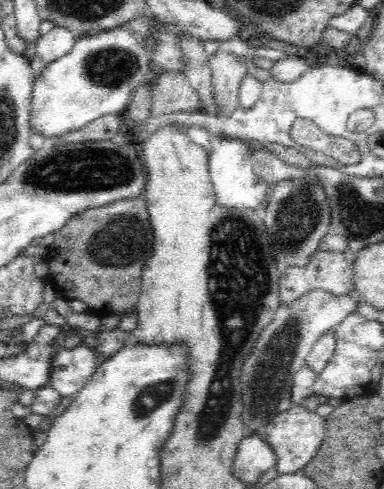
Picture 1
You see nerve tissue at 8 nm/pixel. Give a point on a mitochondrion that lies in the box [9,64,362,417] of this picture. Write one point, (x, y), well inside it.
(93, 168)

